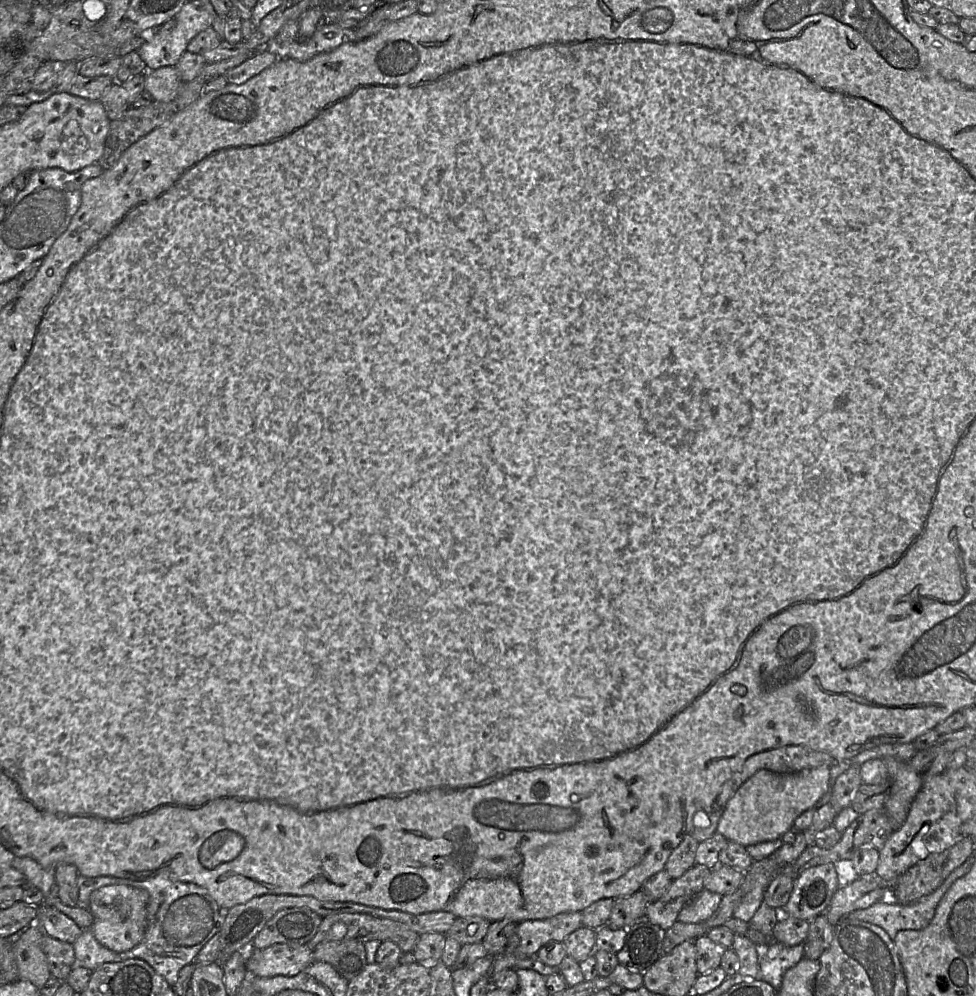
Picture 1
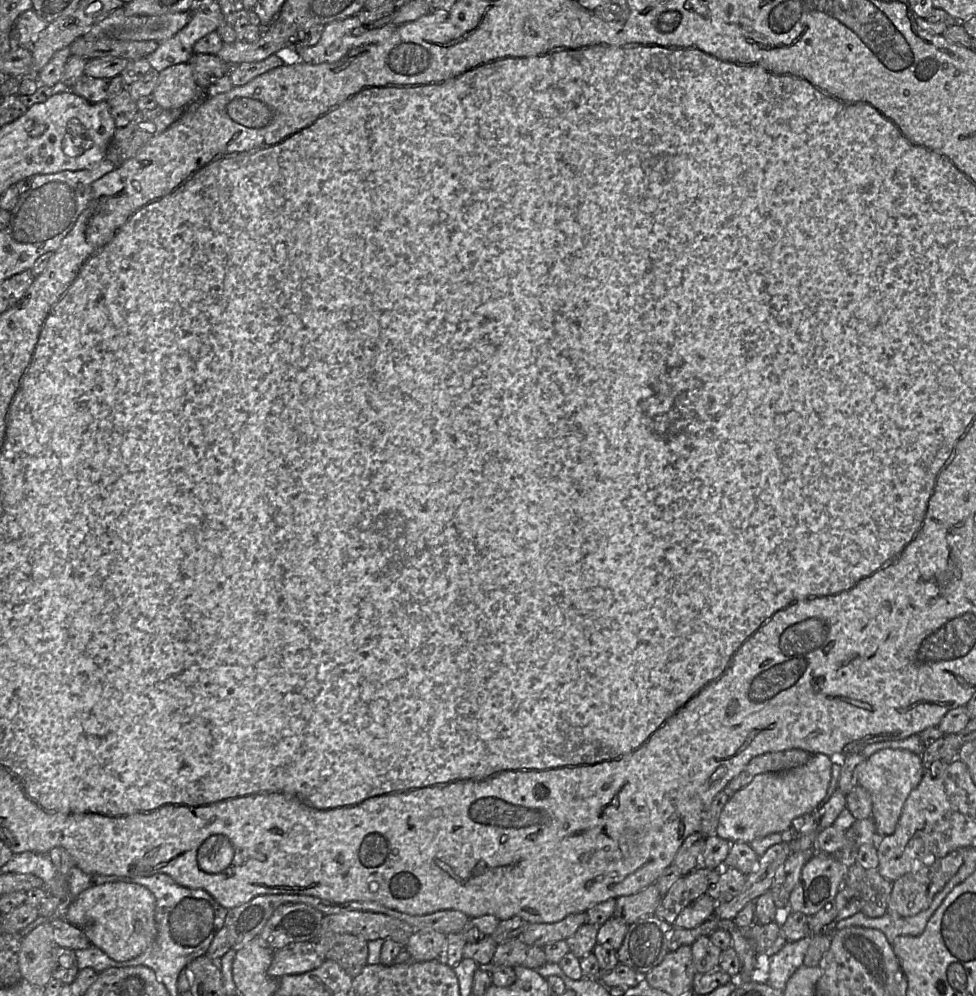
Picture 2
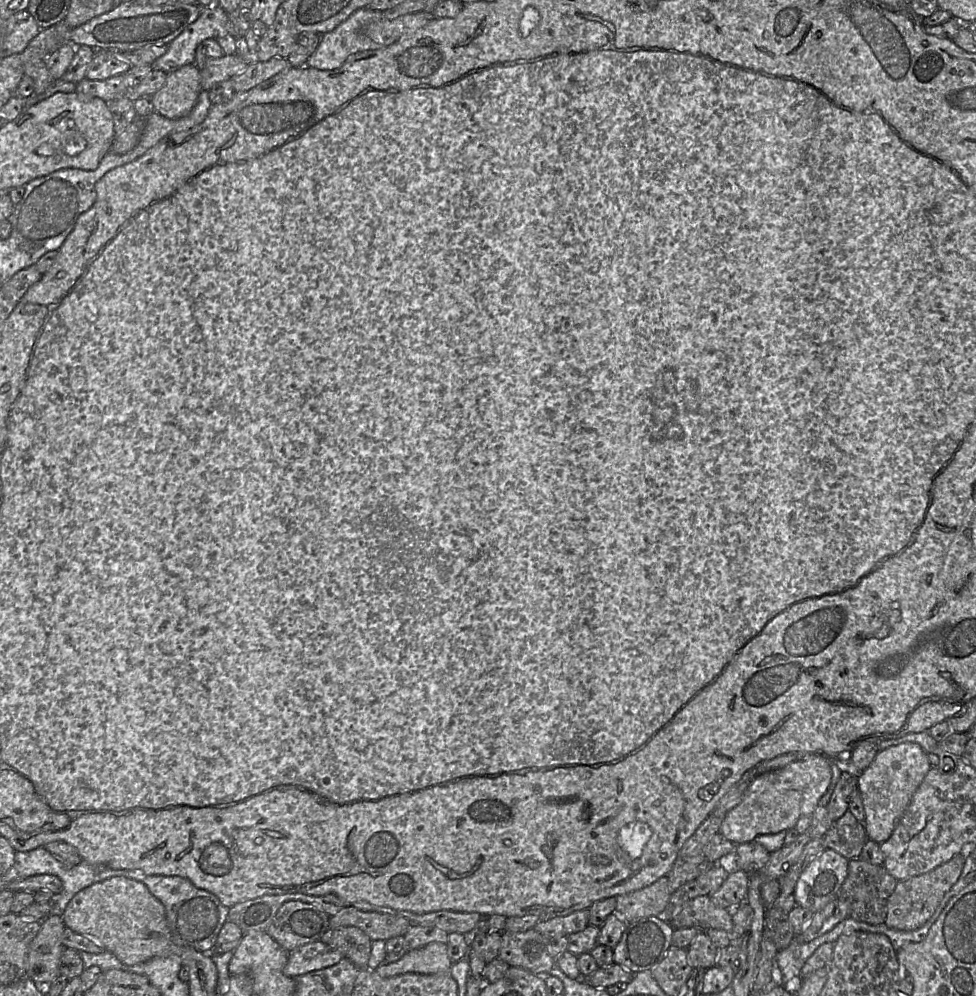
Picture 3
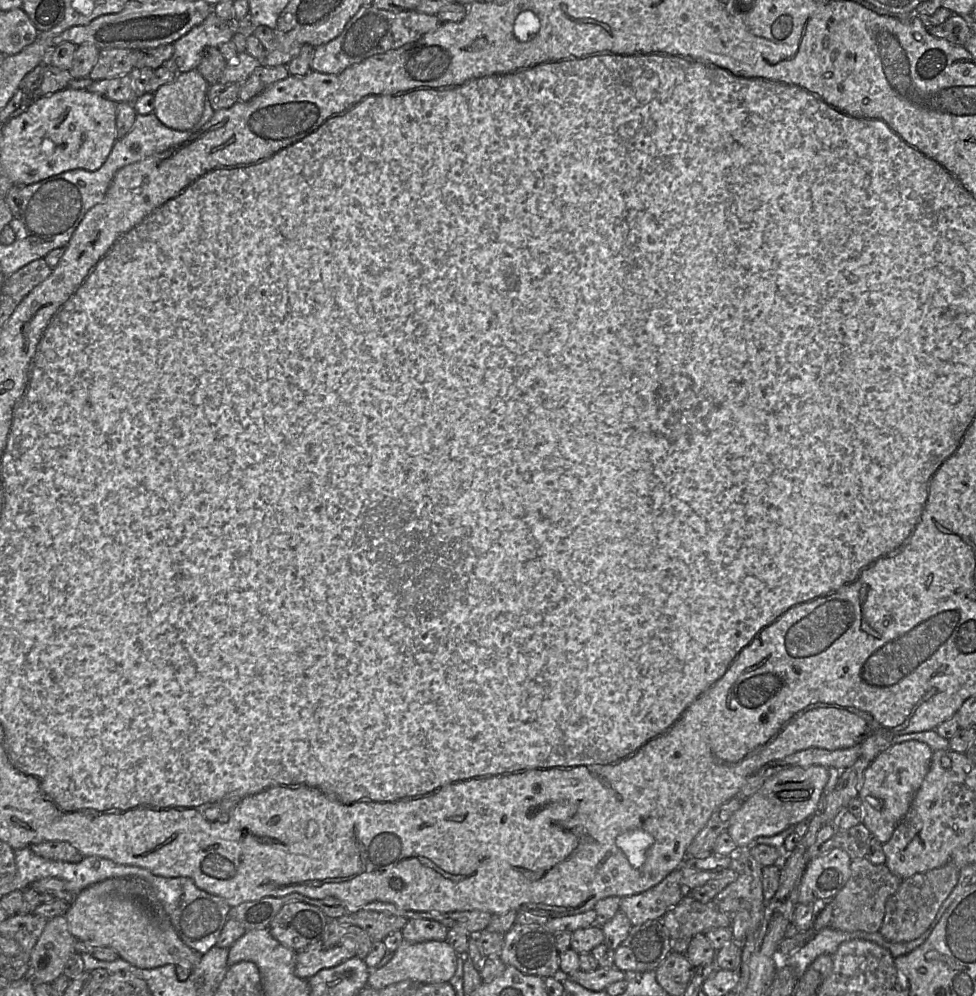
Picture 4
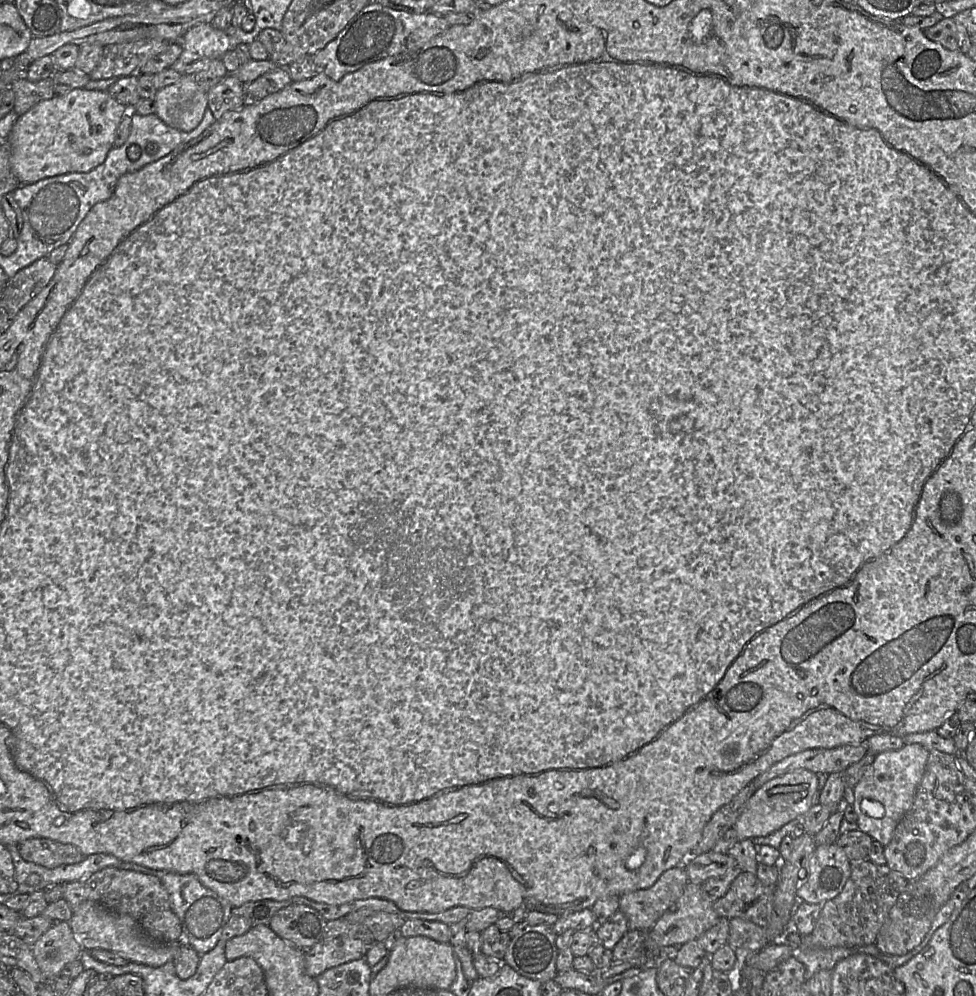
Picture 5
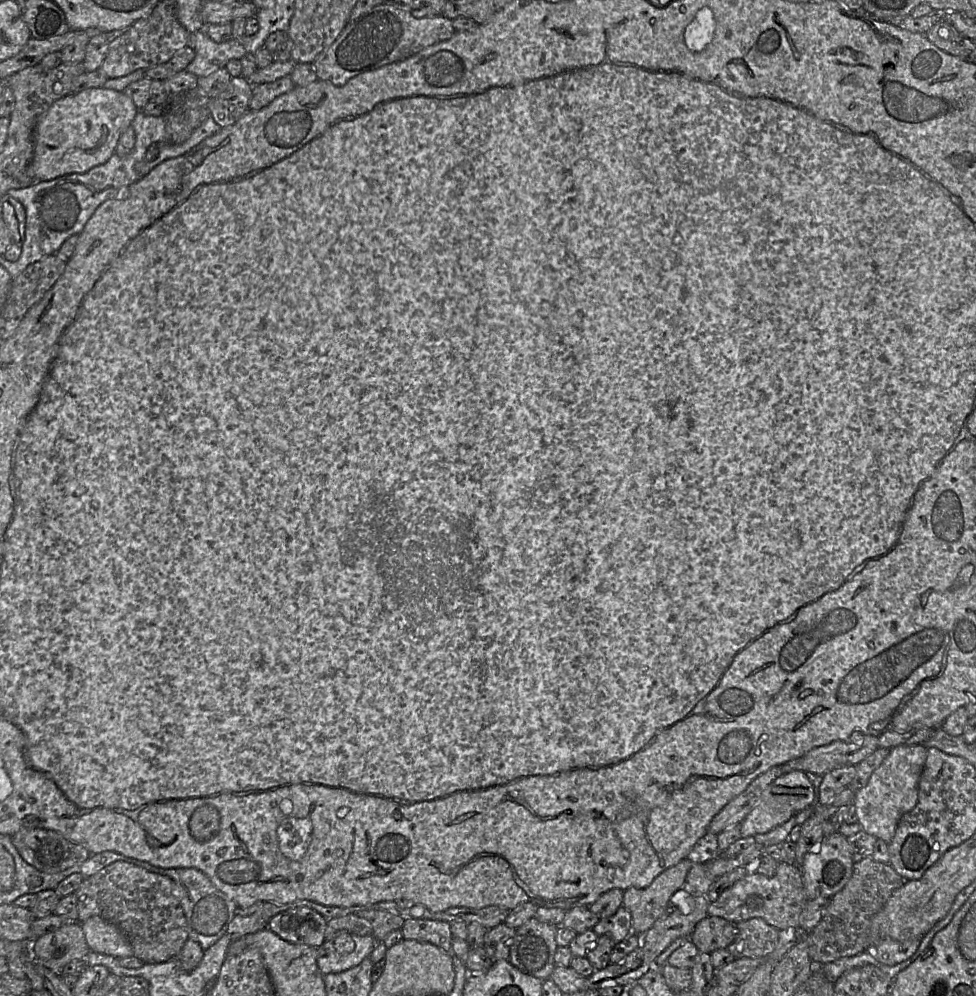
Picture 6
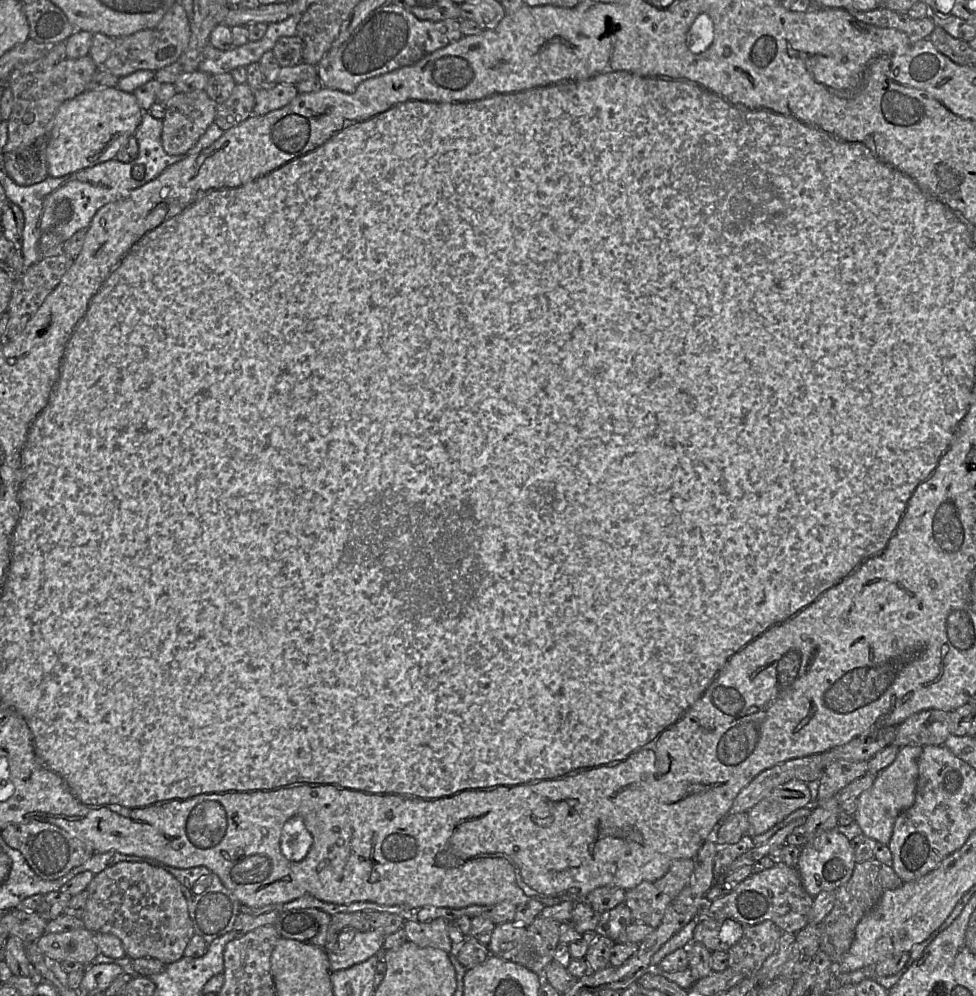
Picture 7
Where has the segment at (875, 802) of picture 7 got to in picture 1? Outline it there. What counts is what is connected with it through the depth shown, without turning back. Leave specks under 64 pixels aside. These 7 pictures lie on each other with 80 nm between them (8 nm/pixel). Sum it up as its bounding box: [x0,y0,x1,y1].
[860,756,923,831]

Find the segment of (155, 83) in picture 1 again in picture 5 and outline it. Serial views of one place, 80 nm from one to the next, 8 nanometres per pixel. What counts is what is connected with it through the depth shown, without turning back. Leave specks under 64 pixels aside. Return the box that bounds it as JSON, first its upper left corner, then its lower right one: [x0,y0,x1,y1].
[154,75,208,132]

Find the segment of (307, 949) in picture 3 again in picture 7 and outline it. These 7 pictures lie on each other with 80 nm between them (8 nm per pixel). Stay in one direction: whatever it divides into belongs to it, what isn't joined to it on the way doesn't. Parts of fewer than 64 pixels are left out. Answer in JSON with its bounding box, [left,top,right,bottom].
[324,929,385,972]

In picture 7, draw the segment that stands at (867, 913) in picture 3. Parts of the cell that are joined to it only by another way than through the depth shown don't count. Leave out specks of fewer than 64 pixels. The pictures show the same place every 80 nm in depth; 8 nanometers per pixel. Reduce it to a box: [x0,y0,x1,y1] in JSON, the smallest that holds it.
[818,858,903,963]

